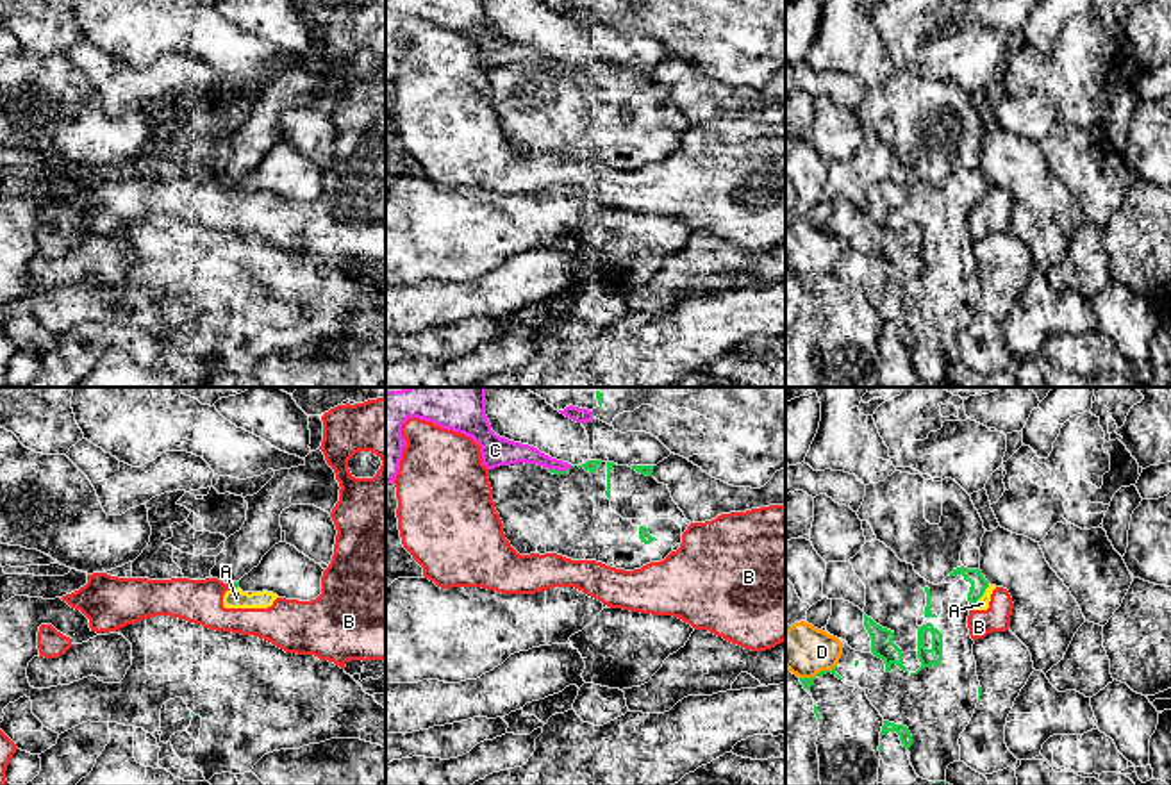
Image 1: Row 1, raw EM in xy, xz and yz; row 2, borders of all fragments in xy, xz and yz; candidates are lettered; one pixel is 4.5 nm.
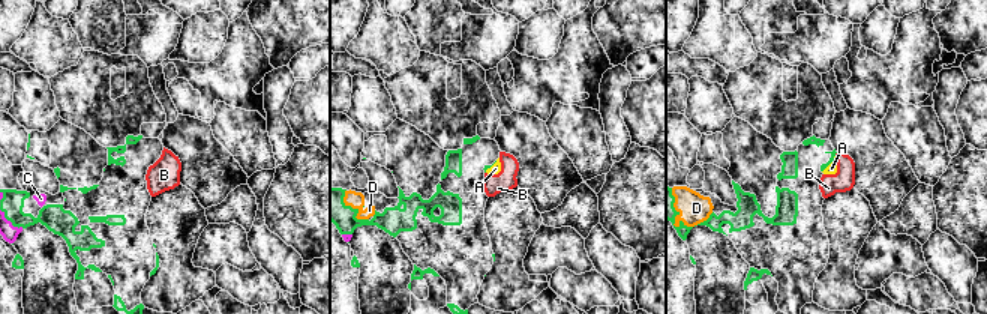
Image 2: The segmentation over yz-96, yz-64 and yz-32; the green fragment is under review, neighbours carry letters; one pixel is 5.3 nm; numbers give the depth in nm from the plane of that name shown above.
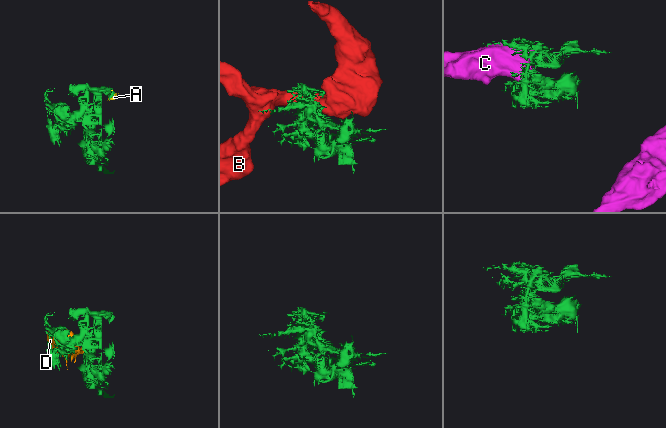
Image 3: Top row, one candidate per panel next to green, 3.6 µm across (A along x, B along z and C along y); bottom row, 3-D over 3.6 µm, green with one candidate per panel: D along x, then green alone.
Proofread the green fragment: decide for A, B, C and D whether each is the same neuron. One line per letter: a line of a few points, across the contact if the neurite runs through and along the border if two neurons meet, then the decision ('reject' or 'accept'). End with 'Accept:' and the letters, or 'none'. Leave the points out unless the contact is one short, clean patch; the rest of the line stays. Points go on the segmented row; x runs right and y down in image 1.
A: reject
B: reject
C: reject
D: reject
Accept: none

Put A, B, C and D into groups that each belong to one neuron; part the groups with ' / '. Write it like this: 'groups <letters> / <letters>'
groups A B / C D

